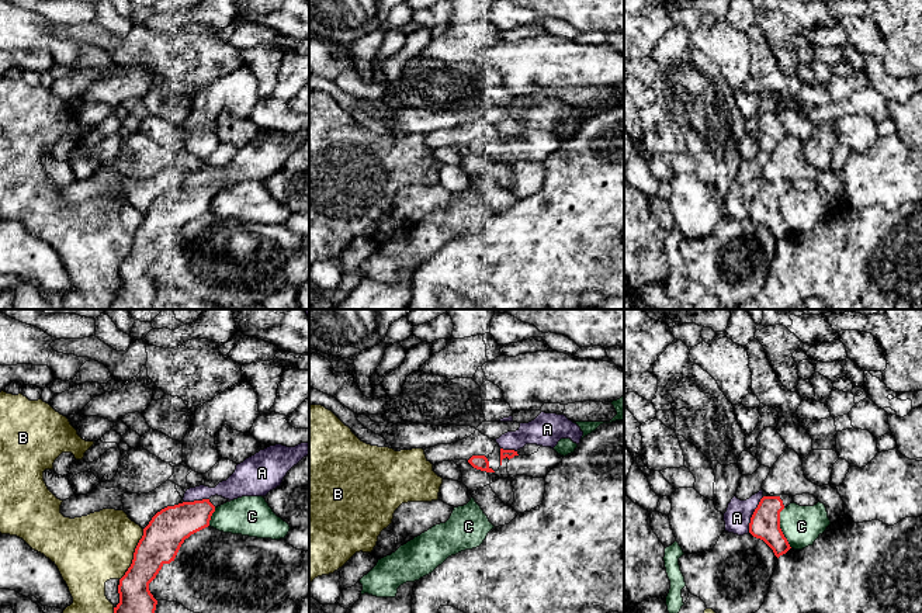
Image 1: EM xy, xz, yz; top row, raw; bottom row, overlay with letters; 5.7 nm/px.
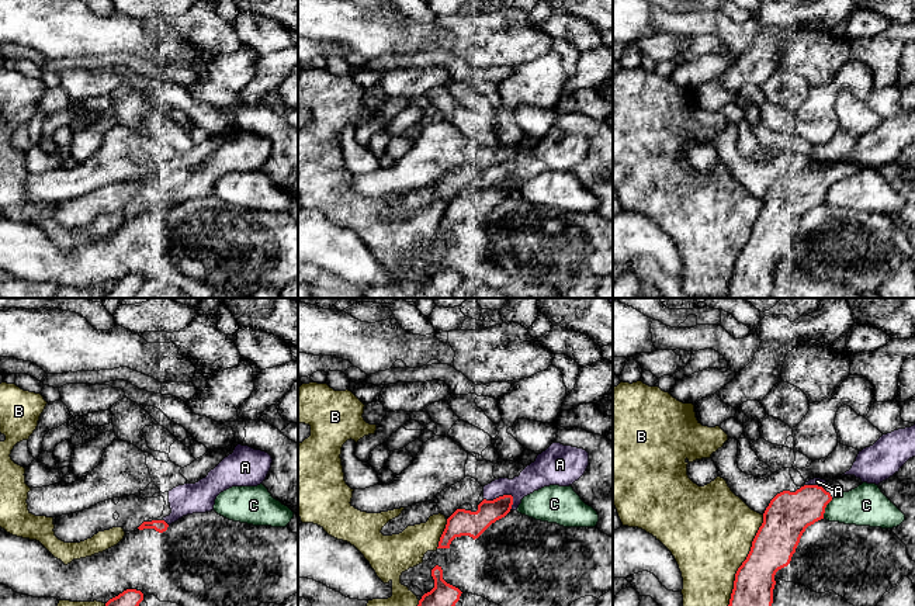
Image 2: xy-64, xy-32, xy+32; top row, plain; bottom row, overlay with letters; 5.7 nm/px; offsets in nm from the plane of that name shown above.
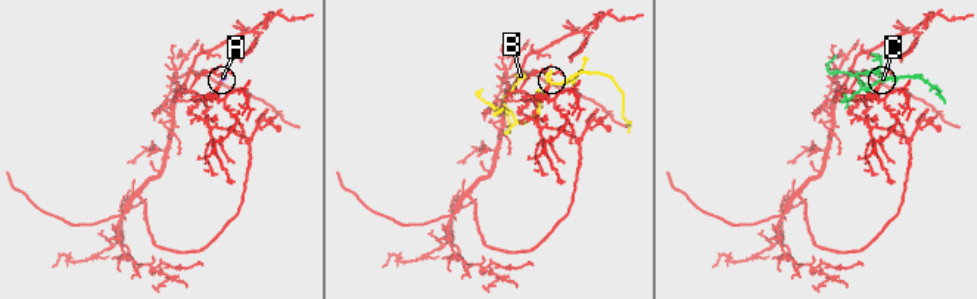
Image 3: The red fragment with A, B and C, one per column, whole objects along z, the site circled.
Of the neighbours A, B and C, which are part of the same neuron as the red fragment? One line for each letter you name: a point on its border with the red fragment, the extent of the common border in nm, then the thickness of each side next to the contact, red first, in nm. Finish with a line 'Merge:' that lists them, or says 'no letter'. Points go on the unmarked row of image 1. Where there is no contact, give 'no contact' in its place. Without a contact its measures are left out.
Merge: no letter

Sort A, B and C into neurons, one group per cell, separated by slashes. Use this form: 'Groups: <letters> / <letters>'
Groups: A / B / C

